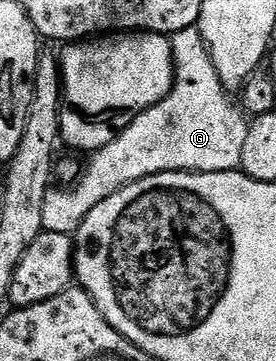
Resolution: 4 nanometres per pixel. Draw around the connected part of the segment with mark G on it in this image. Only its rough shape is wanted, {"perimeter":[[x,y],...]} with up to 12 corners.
{"perimeter":[[201,32],[170,35],[175,83],[78,182],[45,192],[44,230],[165,172],[239,170],[249,122]]}

